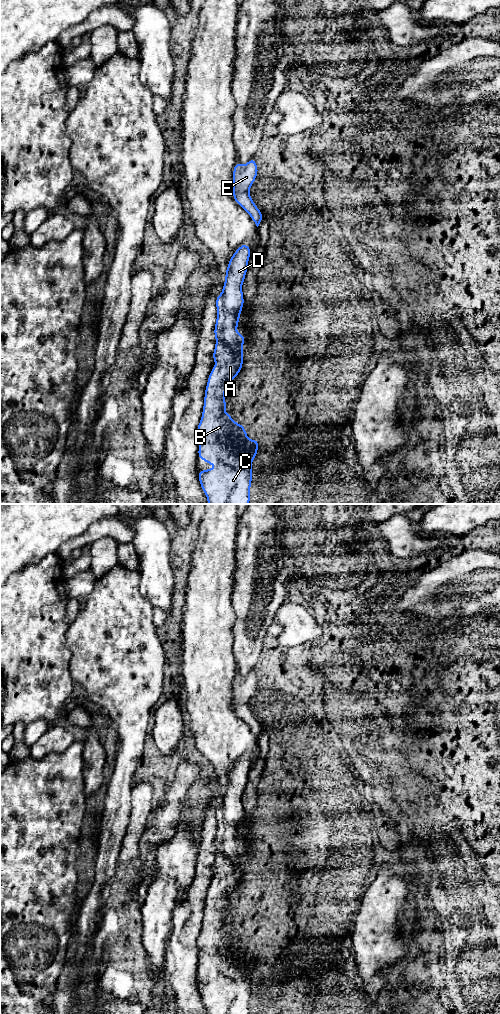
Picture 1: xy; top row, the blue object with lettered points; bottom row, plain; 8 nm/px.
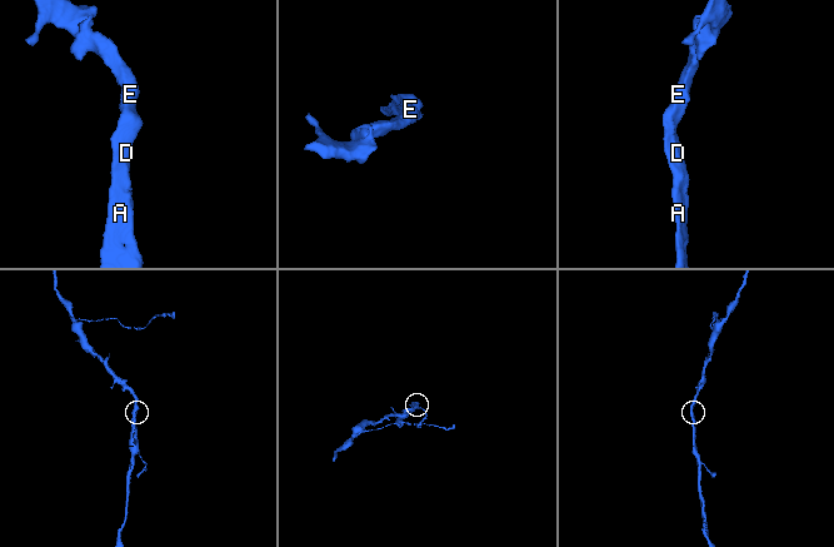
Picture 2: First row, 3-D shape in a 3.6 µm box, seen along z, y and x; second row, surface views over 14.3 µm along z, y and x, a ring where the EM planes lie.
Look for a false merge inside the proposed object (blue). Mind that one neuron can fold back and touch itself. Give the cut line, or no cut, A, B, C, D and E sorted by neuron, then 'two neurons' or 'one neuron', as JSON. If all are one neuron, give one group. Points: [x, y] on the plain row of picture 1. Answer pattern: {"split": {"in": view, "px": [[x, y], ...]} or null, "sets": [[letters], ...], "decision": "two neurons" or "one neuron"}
{"split": null, "sets": [["A", "B", "C", "D", "E"]], "decision": "one neuron"}

